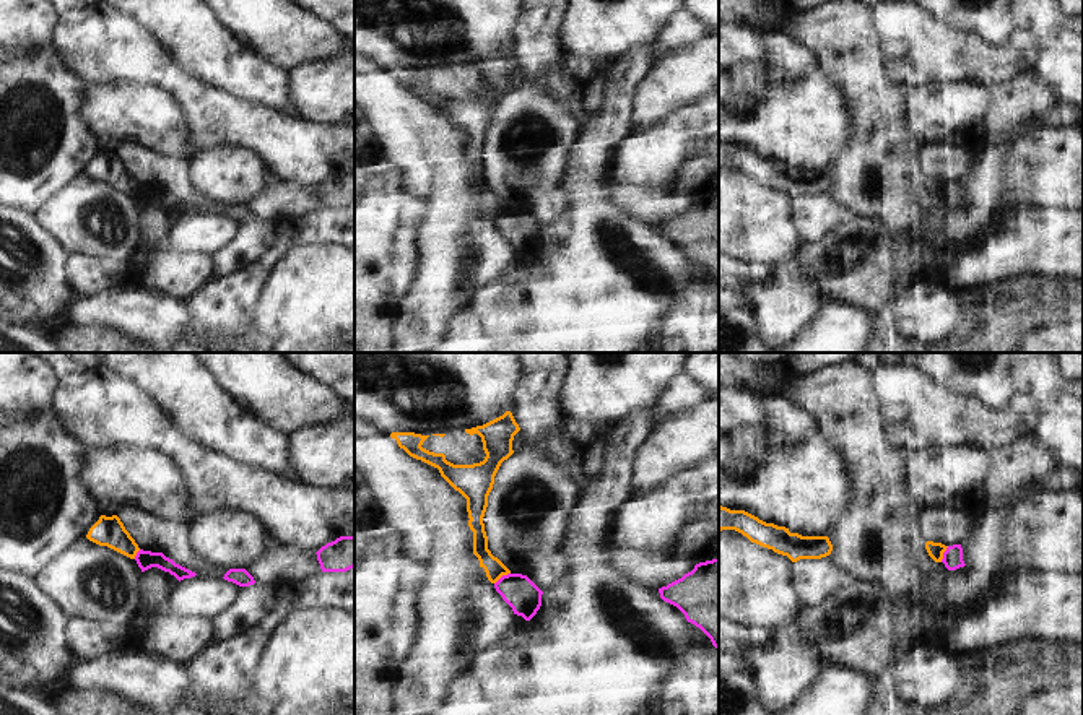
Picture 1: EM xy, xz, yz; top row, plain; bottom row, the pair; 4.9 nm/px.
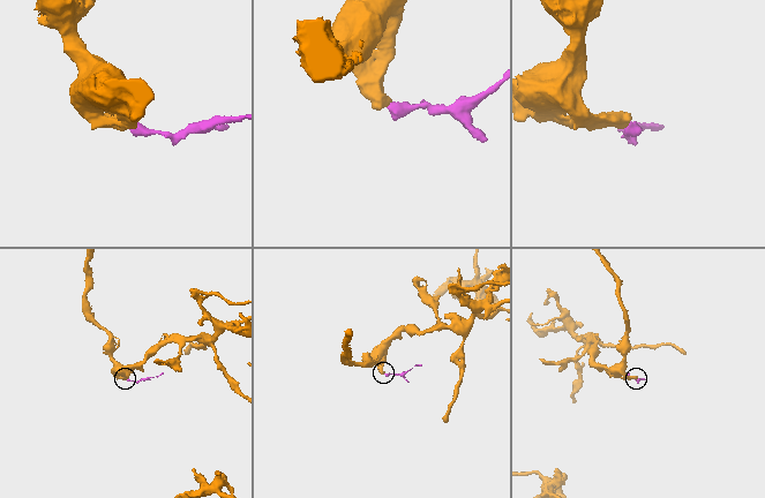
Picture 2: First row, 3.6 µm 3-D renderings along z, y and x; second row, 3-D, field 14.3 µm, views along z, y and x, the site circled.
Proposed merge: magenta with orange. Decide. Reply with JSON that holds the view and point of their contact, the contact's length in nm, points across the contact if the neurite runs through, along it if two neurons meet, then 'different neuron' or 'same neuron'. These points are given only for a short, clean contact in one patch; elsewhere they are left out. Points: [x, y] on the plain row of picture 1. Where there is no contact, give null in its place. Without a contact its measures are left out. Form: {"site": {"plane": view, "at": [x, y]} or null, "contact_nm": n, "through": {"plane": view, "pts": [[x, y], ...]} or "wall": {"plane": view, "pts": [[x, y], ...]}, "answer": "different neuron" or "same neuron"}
{"site": {"plane": "xz", "at": [501, 213]}, "contact_nm": 100, "wall": {"plane": "xz", "pts": [[509, 208], [495, 220]]}, "answer": "different neuron"}

